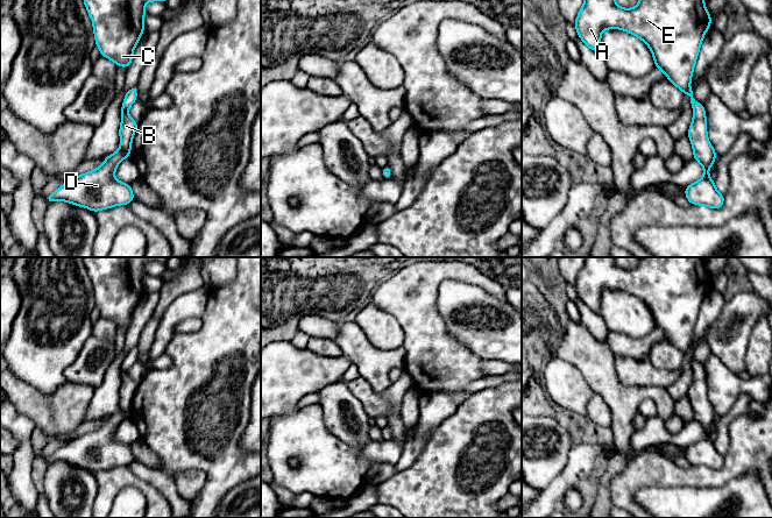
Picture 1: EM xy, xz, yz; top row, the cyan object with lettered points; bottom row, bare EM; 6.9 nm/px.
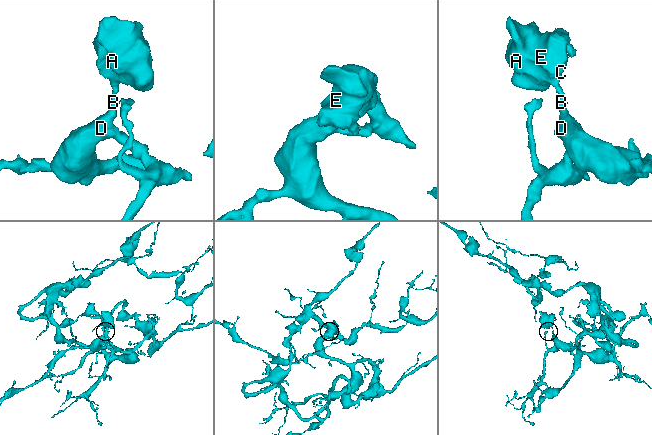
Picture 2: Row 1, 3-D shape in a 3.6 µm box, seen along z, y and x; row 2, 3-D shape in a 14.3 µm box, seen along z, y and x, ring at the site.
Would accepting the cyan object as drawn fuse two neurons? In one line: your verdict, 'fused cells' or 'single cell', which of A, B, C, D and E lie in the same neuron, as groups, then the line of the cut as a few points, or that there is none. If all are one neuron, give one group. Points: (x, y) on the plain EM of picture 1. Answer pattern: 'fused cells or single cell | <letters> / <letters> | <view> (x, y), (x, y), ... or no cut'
single cell | A B C D E | no cut

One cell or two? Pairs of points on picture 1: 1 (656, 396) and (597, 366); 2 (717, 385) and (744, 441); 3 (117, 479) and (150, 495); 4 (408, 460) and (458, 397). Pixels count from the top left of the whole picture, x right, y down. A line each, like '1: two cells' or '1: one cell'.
1: one cell
2: two cells
3: one cell
4: one cell

